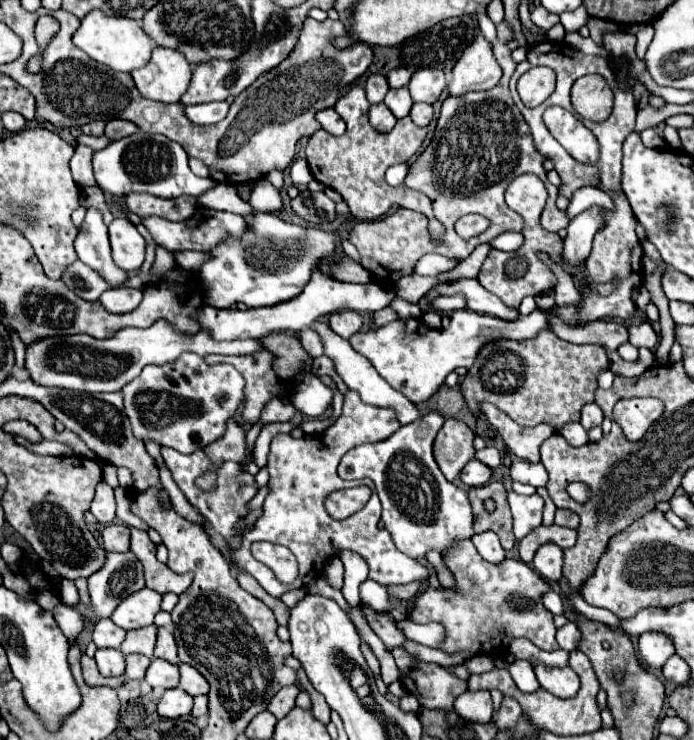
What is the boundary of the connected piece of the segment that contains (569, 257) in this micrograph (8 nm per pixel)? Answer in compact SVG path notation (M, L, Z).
M597 205L589 207L587 211L573 217L567 227L563 261L573 267L581 265L591 251L591 241L593 241L595 233L601 231L603 227L605 227L605 213Z

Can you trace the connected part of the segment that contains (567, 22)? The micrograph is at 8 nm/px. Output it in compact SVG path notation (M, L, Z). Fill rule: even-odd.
M581 5L577 11L563 13L561 15L561 25L565 27L565 33L571 33L571 31L579 31L587 23L587 19L589 19L589 15L587 15L585 7Z

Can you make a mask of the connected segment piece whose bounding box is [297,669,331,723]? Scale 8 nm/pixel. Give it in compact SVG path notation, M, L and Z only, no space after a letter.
M303 669L297 671L297 679L299 679L301 687L309 693L309 697L311 697L311 701L313 701L313 709L311 709L311 713L313 713L321 723L329 723L329 719L331 719L331 707L327 705L325 697L311 685L311 681L307 679L307 675L305 675Z

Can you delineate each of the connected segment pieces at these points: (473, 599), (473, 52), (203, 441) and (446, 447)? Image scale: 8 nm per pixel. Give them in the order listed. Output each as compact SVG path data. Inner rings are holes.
M461 541L449 555L445 555L445 565L451 569L457 589L431 589L427 587L421 595L415 597L415 607L411 621L431 623L437 621L447 629L447 639L441 649L449 653L471 651L487 653L493 657L503 657L509 651L511 639L525 637L543 651L555 651L559 645L555 641L555 629L545 629L545 621L551 621L551 613L545 611L541 595L549 591L549 583L537 575L523 561L505 559L499 565L491 565L473 547L473 543Z
M477 35L477 39L463 51L461 59L453 67L453 79L449 83L451 95L465 95L469 91L487 91L501 79L501 67L493 57L491 43Z
M183 353L171 363L147 365L137 379L133 379L121 389L121 393L125 399L125 413L133 425L133 433L137 433L141 441L153 439L163 447L171 447L177 449L179 453L189 455L223 437L227 429L227 421L235 415L235 411L243 403L243 387L245 387L245 379L233 365L225 365L225 363L207 365L201 355Z
M447 419L439 429L433 443L433 457L447 481L455 481L461 469L471 461L473 437L473 431L457 419Z

